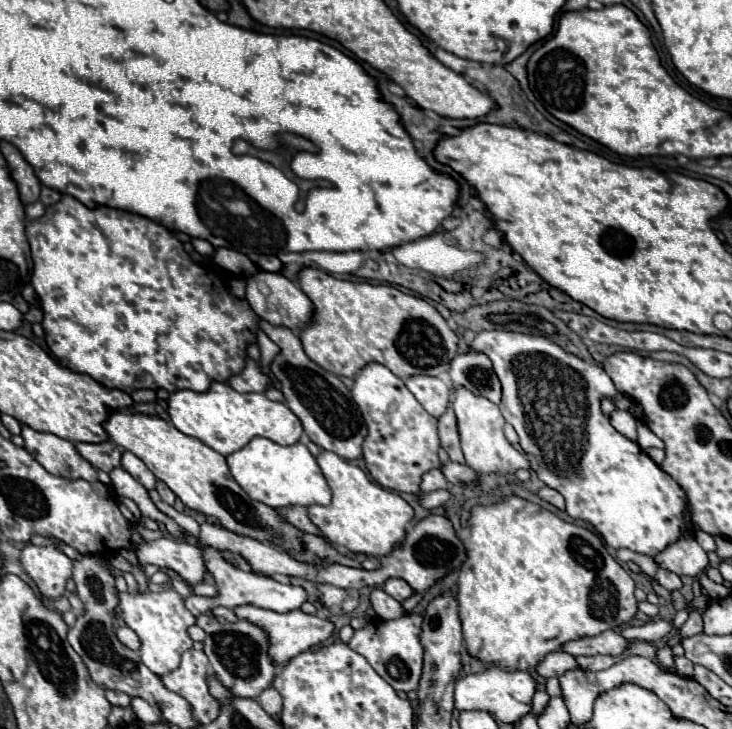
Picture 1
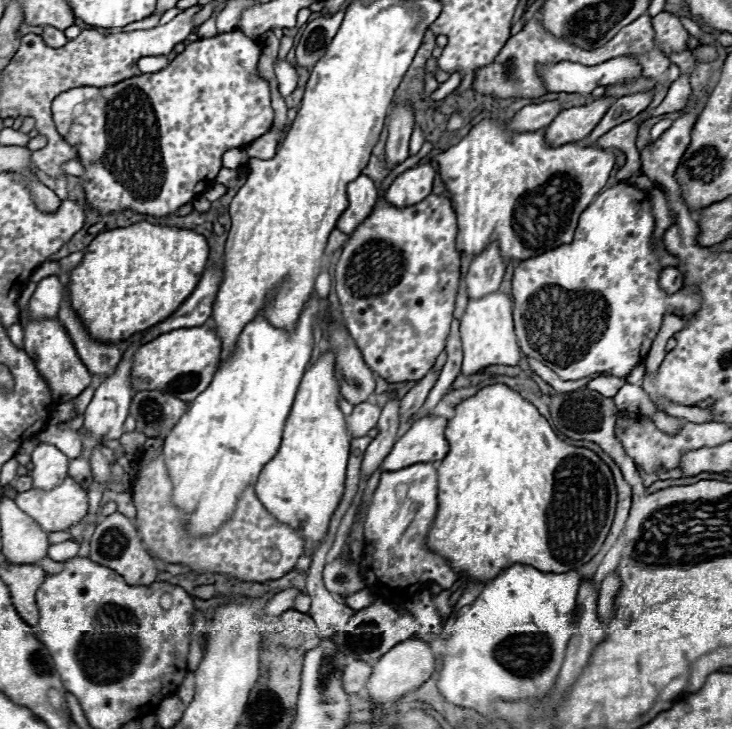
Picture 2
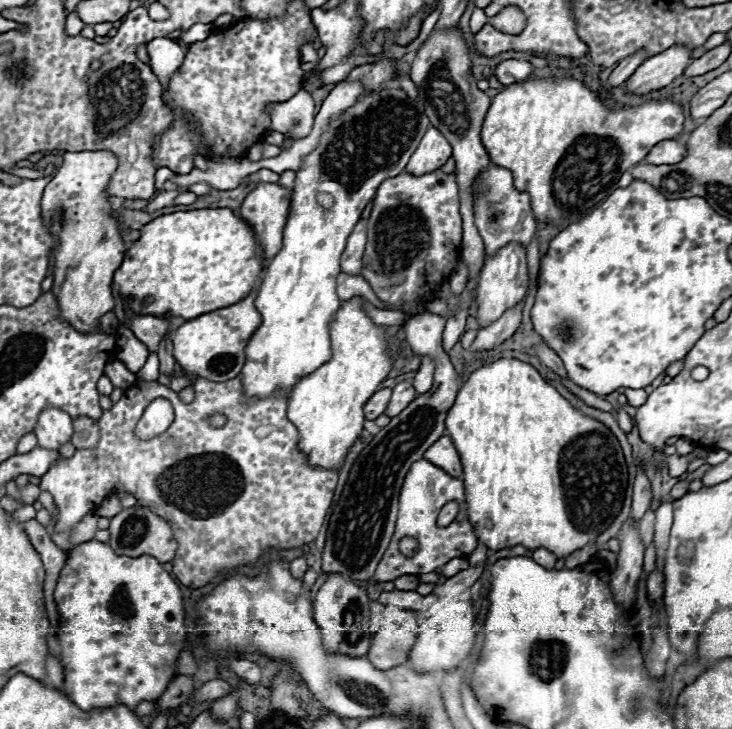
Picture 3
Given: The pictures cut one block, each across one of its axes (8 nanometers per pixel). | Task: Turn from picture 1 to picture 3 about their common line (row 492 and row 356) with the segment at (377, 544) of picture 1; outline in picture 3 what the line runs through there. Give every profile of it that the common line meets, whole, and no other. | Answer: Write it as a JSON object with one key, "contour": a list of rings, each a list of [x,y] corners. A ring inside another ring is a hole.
{"contour":[[[352,296],[346,300],[340,310],[334,314],[330,322],[330,338],[332,338],[332,358],[324,366],[316,368],[314,372],[298,378],[294,388],[290,390],[290,402],[288,402],[288,418],[296,424],[300,432],[300,450],[308,456],[312,466],[322,468],[336,468],[348,448],[358,440],[364,428],[364,404],[372,398],[372,394],[378,390],[378,386],[388,378],[388,374],[394,368],[396,350],[394,350],[394,338],[396,334],[390,334],[388,326],[374,324],[368,312],[364,310],[366,298]]]}

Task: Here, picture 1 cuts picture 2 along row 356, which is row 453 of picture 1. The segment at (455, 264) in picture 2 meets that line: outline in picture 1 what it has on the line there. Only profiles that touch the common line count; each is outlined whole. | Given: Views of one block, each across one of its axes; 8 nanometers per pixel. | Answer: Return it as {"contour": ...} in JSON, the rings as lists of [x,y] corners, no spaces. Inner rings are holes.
{"contour":[[[370,362],[358,372],[350,392],[368,426],[368,436],[362,448],[366,468],[370,470],[372,478],[384,488],[396,492],[418,492],[422,474],[432,468],[440,468],[436,418],[430,416],[418,404],[418,400],[414,400],[398,376],[394,376],[386,366],[378,362]]]}

